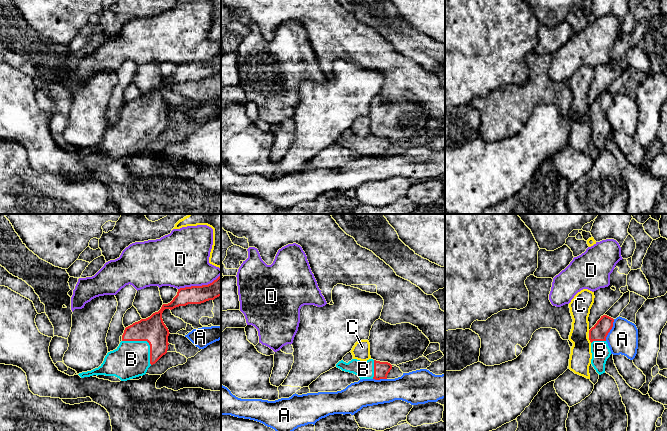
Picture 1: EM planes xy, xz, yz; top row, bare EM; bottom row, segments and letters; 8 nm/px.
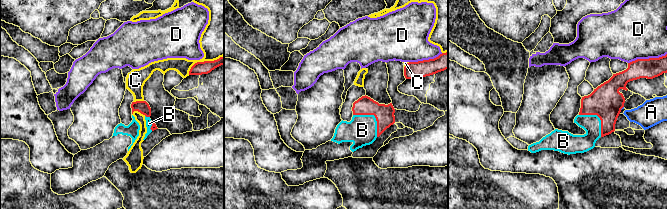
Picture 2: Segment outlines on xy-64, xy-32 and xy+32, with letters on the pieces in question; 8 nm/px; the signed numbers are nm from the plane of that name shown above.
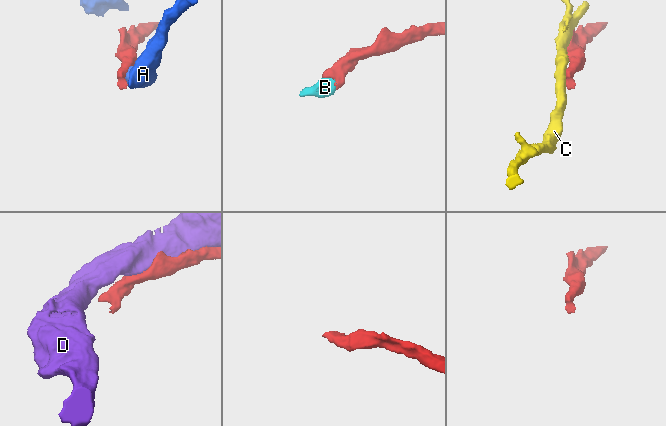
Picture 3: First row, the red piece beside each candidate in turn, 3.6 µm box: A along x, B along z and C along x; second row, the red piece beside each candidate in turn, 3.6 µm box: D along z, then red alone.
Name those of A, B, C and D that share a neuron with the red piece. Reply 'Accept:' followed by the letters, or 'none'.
Accept: B

